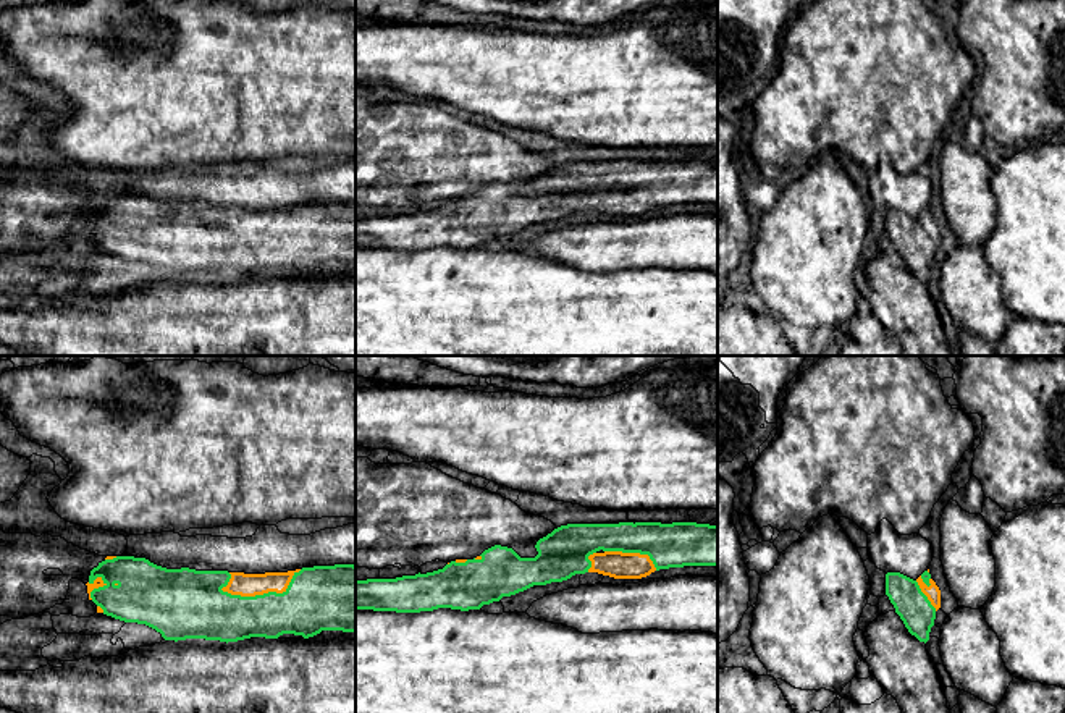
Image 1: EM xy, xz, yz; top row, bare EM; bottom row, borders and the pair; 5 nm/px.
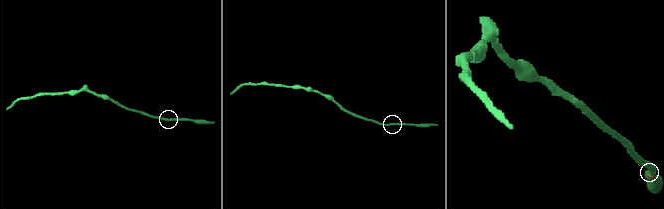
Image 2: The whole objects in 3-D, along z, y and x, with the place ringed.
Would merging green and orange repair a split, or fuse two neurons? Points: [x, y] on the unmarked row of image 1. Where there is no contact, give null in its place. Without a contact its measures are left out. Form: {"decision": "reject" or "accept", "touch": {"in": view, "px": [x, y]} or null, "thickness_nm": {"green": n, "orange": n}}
{"decision": "accept", "touch": {"in": "xy", "px": [264, 232]}, "thickness_nm": {"green": 300, "orange": 110}}

